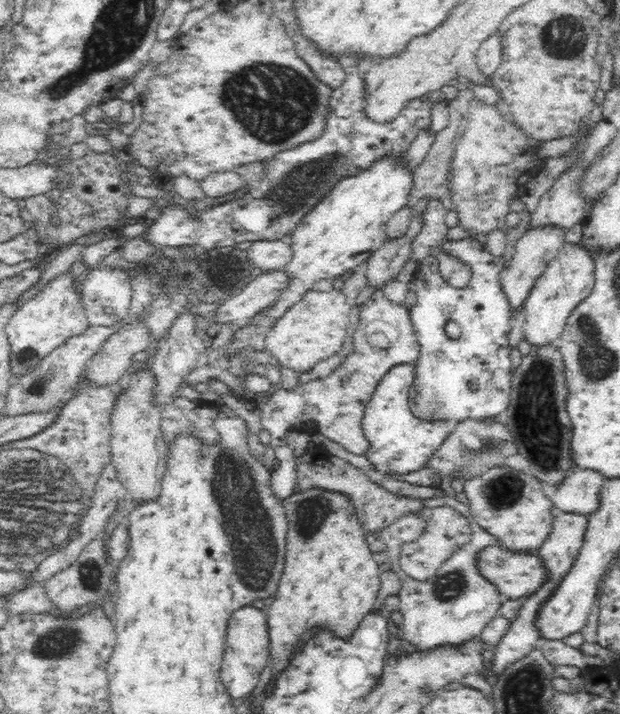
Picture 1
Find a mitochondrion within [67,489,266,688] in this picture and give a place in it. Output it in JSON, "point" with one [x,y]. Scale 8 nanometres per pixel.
{"point":[89,576]}

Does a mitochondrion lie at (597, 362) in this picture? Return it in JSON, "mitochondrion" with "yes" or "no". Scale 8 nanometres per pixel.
{"mitochondrion":"yes"}

